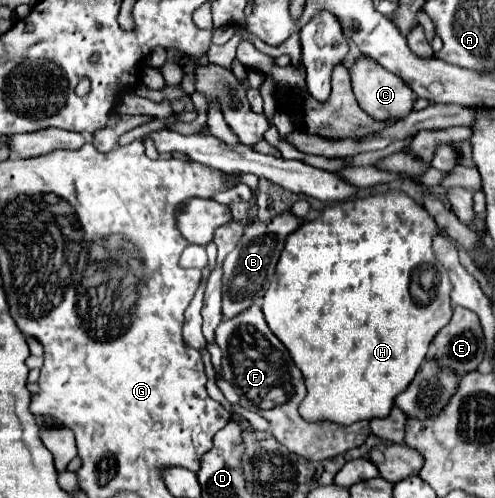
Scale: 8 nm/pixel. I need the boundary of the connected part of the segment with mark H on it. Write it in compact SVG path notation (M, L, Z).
M389 191L383 195L371 195L365 199L349 199L349 201L343 201L339 205L325 207L317 219L303 223L303 227L299 227L295 233L291 233L287 237L285 249L281 251L281 259L279 259L277 269L275 269L273 283L267 289L265 299L263 299L263 315L267 319L269 329L283 341L283 345L289 349L295 365L301 369L301 373L305 377L307 397L299 405L299 415L303 419L307 419L311 423L331 421L337 425L351 425L351 423L361 421L361 419L371 421L375 417L389 415L395 395L399 395L407 389L407 385L415 377L419 365L427 357L429 343L451 319L451 299L449 299L451 283L449 283L445 267L435 259L433 249L431 249L435 231L437 231L437 225L435 225L433 217L423 207L419 207L407 193Z

